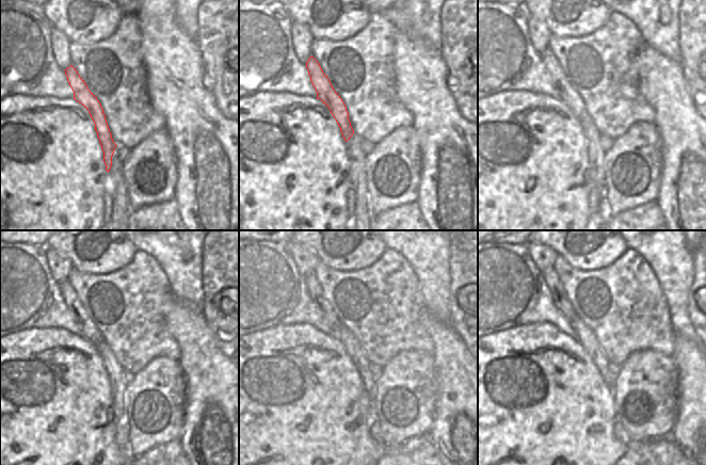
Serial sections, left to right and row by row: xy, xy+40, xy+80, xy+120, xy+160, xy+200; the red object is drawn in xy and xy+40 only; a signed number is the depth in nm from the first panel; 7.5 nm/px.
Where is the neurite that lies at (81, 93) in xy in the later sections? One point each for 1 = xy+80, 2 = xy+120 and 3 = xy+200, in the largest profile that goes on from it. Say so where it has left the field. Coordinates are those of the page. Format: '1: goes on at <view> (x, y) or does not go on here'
1: goes on at xy+80 (566, 94)
2: goes on at xy+120 (90, 331)
3: goes on at xy+200 (559, 295)

